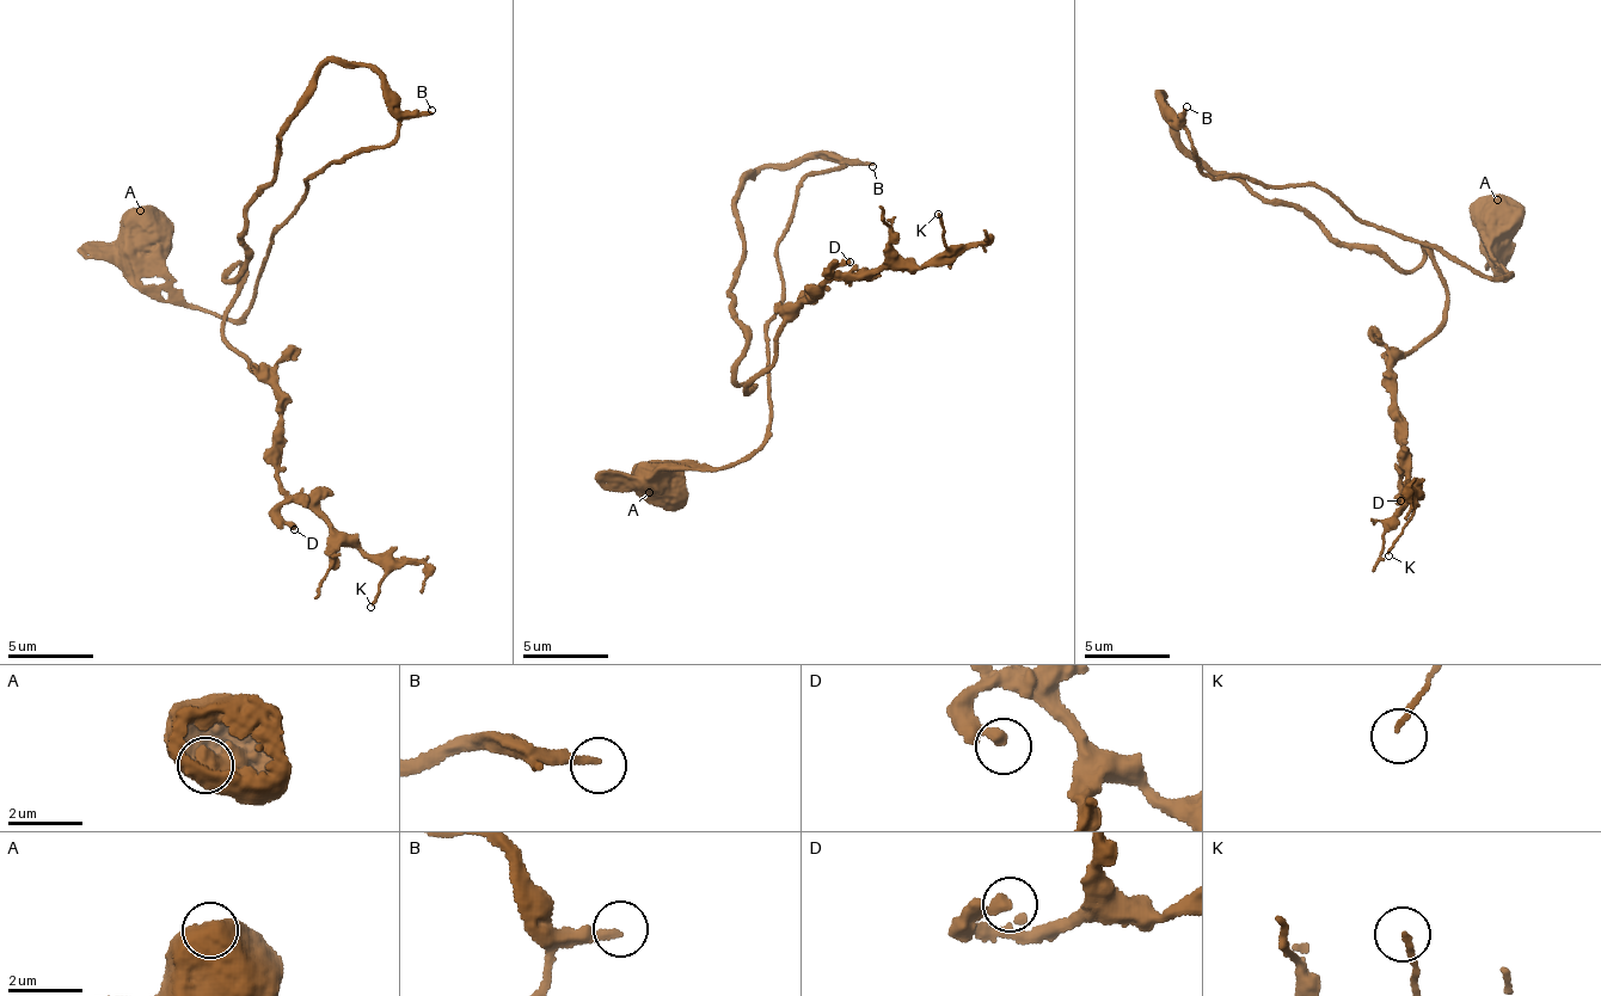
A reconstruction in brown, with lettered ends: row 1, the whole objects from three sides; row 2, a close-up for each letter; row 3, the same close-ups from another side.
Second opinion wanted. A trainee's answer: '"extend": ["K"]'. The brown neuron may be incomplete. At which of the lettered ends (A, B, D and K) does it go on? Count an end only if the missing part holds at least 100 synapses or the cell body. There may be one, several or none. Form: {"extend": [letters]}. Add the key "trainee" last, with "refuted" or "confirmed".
{"extend": ["B"], "trainee": "refuted"}

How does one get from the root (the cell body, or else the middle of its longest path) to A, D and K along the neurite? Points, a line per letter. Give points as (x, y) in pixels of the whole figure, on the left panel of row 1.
A: (292, 111), (326, 63), (366, 63), (397, 135), (311, 174), (241, 317), (190, 303), (140, 210)
D: (292, 111), (249, 207), (245, 262), (226, 277), (224, 343), (278, 386), (276, 490), (294, 529)
K: (292, 111), (249, 207), (245, 262), (226, 277), (224, 343), (278, 386), (276, 481), (384, 570), (370, 607)

